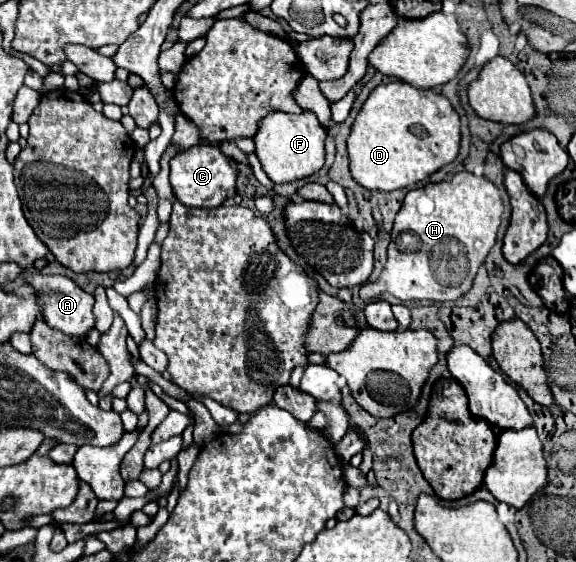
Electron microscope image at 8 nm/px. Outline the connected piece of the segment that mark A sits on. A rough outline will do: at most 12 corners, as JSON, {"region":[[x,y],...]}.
{"region":[[36,268],[34,288],[42,318],[68,336],[94,328],[94,296],[68,276]]}

